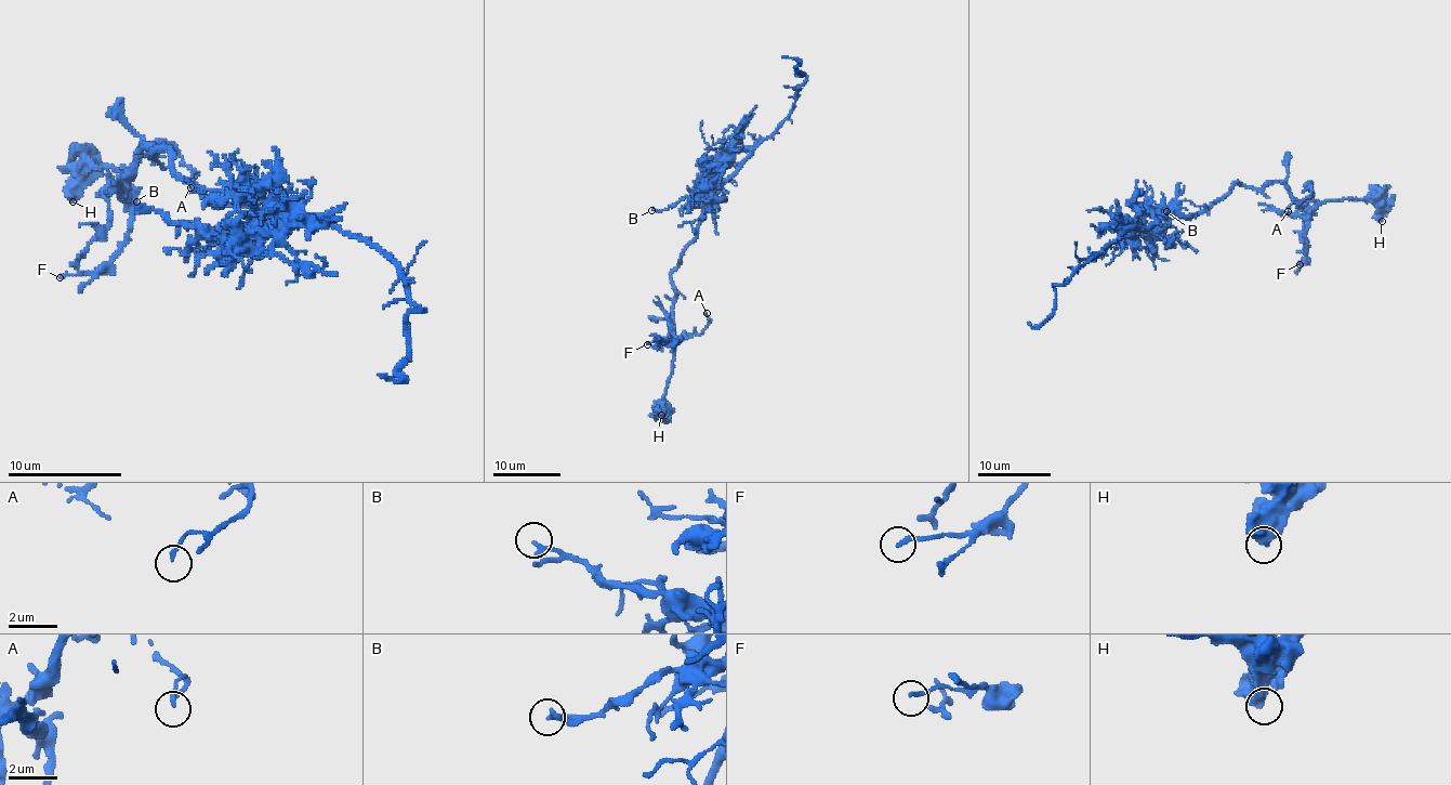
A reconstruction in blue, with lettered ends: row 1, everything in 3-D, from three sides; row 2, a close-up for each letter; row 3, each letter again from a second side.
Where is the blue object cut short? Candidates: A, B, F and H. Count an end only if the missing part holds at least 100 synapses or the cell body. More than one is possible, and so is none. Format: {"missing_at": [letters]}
{"missing_at": []}

